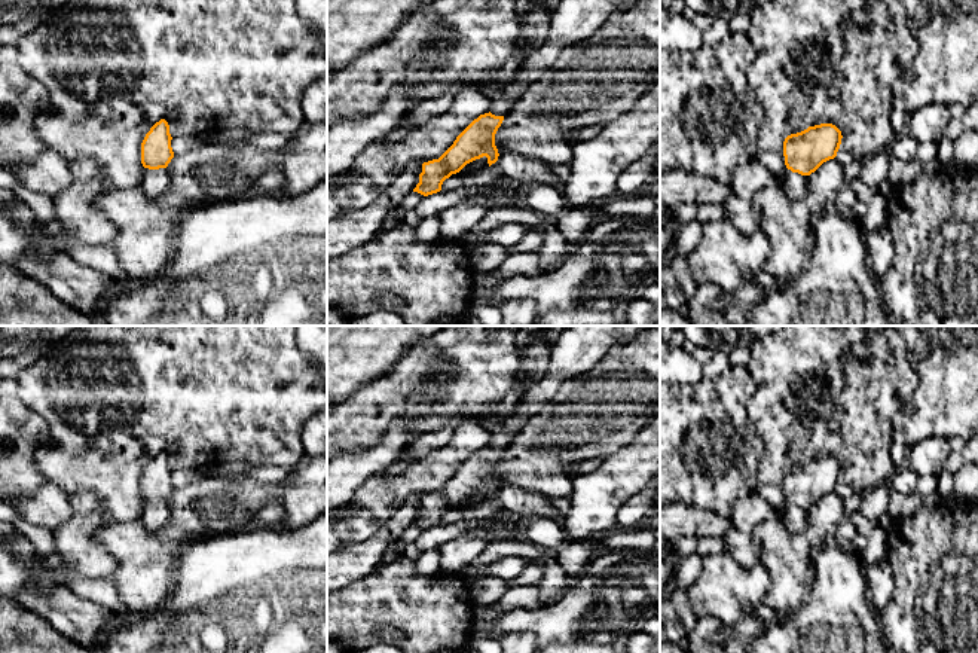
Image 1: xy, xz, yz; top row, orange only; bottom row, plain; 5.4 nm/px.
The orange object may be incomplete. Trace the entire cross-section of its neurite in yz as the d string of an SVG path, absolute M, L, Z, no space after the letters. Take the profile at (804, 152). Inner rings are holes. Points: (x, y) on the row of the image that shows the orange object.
M820 123L791 134L783 141L785 165L792 173L788 177L776 178L794 201L807 195L806 176L815 173L823 162L834 159L841 144L841 131L832 123Z

